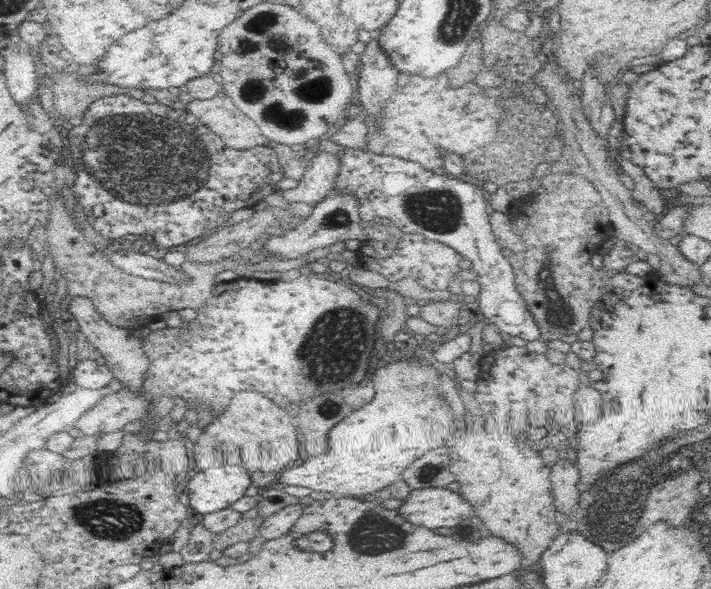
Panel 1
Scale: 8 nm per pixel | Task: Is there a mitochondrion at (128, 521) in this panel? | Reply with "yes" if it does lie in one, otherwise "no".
yes

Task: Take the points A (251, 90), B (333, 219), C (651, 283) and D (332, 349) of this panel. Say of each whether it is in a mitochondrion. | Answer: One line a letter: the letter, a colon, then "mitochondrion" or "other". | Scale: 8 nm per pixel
A: mitochondrion
B: mitochondrion
C: other
D: mitochondrion

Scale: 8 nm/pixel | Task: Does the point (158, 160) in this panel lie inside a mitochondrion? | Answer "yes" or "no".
yes

